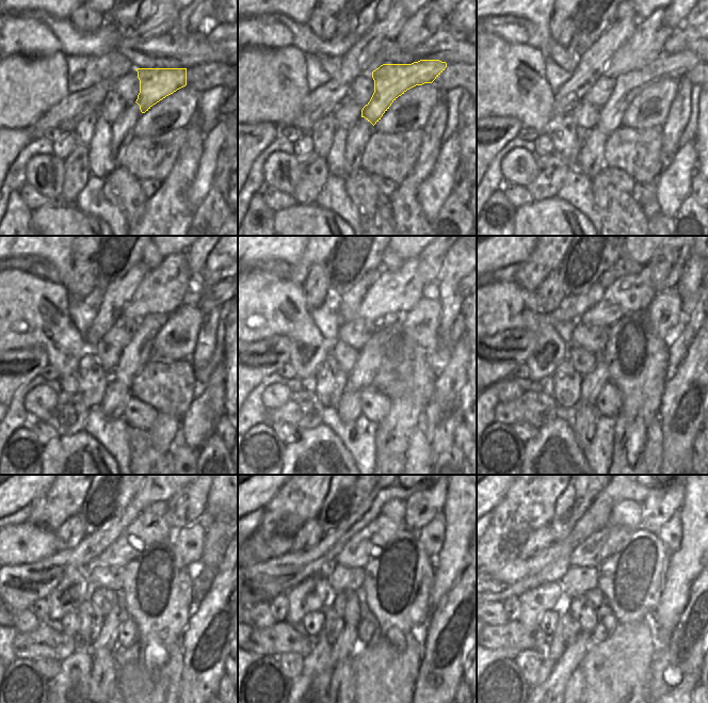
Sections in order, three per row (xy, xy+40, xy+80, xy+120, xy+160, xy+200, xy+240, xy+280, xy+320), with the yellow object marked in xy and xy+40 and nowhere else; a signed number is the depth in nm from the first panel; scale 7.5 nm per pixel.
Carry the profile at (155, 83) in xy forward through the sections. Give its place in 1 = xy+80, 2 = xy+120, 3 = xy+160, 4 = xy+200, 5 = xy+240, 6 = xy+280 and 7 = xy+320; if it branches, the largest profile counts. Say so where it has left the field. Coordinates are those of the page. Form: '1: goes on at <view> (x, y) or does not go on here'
1: goes on at xy+80 (628, 85)
2: goes on at xy+120 (137, 353)
3: goes on at xy+160 (370, 358)
4: goes on at xy+200 (593, 382)
5: goes on at xy+240 (108, 639)
6: goes on at xy+280 (346, 645)
7: goes on at xy+320 (551, 691)

